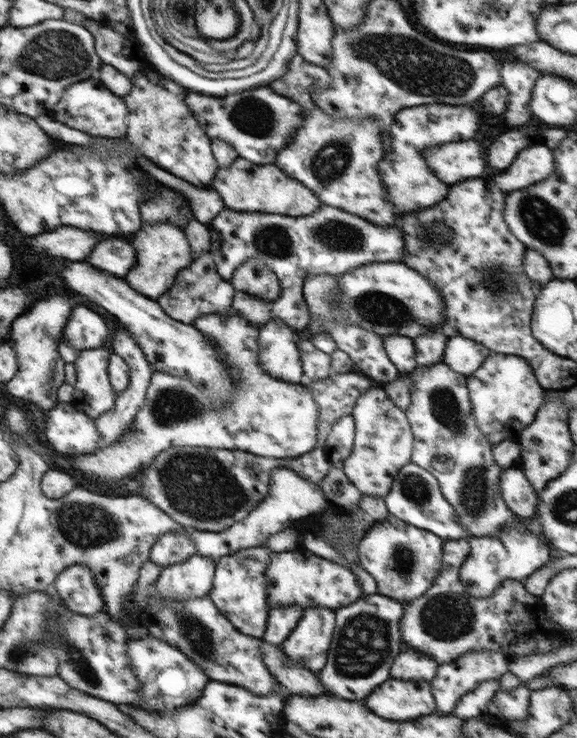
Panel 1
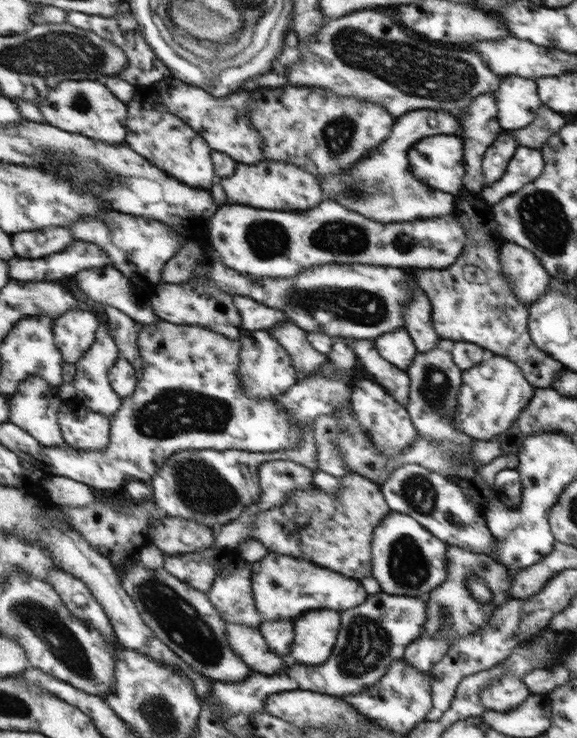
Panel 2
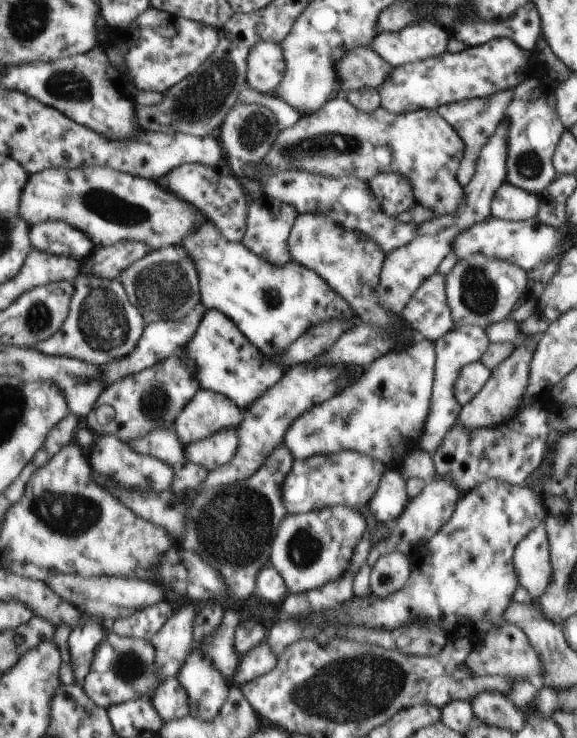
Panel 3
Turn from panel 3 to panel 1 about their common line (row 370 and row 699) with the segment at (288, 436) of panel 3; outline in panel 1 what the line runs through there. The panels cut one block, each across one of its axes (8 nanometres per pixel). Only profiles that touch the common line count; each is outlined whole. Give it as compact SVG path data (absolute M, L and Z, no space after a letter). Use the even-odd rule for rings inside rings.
M388 677L362 702L375 716L405 721L434 712L434 699L426 680L395 680Z

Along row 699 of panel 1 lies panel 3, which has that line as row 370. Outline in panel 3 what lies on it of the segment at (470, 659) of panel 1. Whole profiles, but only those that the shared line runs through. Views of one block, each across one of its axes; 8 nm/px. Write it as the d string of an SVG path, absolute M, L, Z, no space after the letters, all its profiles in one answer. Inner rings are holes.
M477 325L453 327L444 336L434 341L434 374L430 391L430 404L418 439L417 448L432 456L441 445L448 431L457 423L459 405L452 394L452 385L458 373L469 364L480 361L490 346L483 328Z

